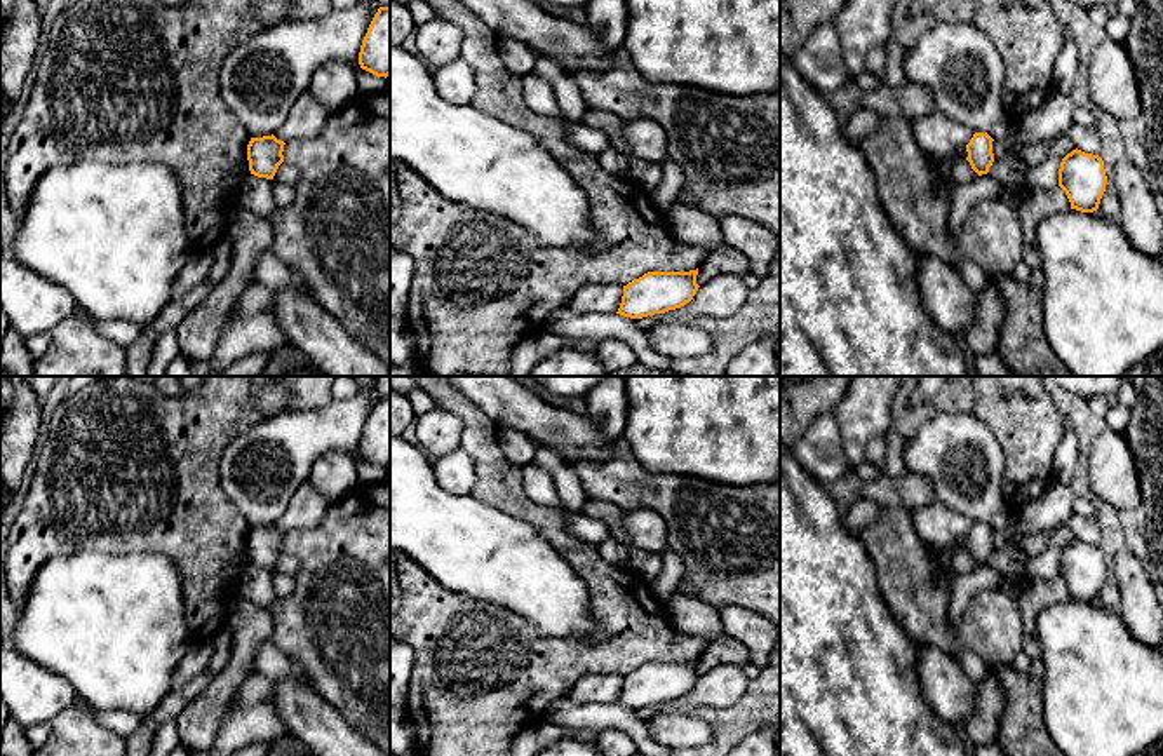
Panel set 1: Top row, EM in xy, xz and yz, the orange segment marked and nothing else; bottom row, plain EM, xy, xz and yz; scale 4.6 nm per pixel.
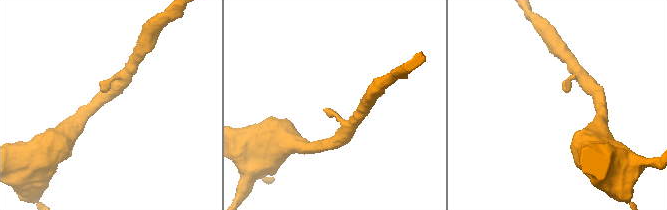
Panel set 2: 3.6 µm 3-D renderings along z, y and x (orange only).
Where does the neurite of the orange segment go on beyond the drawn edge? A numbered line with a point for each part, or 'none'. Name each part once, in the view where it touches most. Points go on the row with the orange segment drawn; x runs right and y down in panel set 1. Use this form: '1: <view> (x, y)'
none

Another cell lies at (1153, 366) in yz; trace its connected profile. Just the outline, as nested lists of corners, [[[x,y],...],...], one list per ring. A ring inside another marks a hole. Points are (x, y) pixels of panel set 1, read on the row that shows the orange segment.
[[[1163,347],[1149,359],[1132,366],[1123,376],[1163,376]]]

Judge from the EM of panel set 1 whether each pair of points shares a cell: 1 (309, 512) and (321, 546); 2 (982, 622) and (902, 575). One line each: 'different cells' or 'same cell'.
1: different cells
2: same cell

